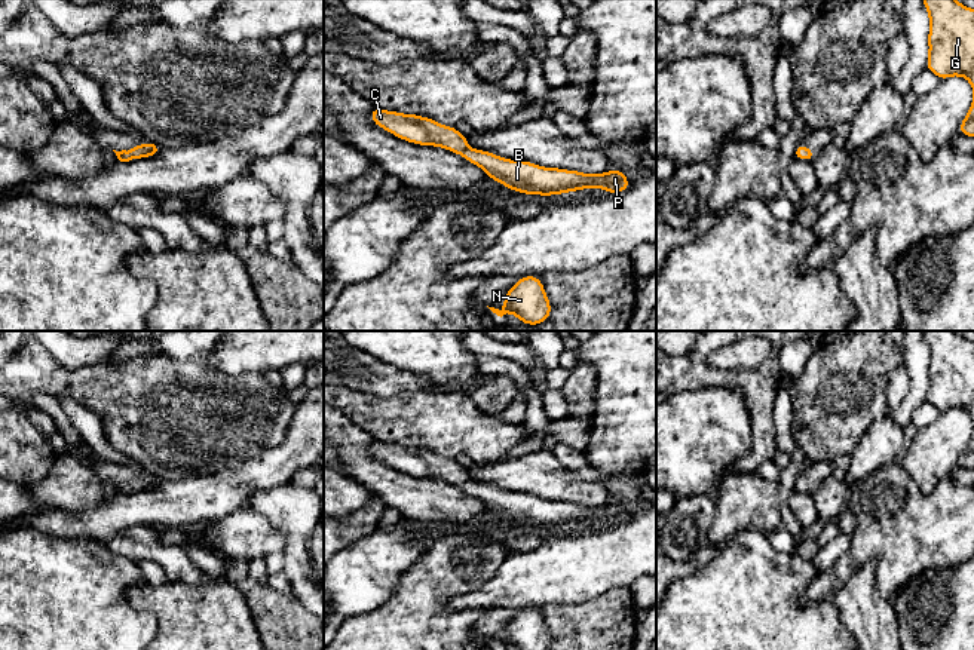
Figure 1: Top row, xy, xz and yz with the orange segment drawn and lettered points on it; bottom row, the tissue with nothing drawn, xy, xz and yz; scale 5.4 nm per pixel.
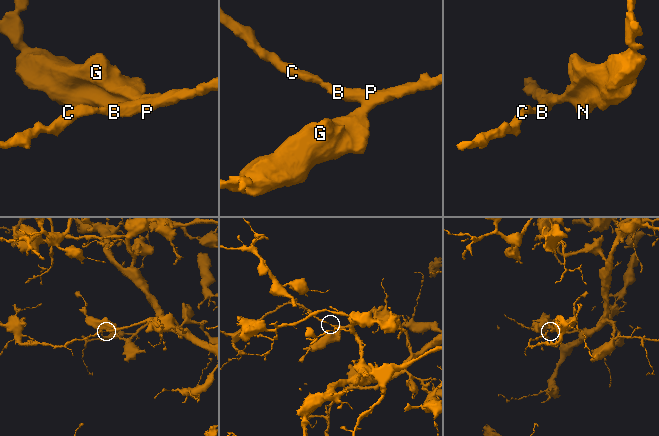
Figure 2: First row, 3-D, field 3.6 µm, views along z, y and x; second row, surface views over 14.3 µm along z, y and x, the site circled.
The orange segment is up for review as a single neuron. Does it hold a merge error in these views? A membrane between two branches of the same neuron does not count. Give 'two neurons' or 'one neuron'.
one neuron

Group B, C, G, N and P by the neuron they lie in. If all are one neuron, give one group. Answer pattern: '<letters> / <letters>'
B C G N P

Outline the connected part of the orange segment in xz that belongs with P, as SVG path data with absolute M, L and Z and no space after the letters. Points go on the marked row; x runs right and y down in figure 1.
M373 105L370 119L392 135L419 145L435 145L460 154L480 166L491 180L524 193L552 196L582 188L604 188L612 196L625 191L631 183L624 171L584 174L560 168L543 168L526 160L509 160L490 151L468 147L468 139L453 126L444 126L429 117L380 110Z

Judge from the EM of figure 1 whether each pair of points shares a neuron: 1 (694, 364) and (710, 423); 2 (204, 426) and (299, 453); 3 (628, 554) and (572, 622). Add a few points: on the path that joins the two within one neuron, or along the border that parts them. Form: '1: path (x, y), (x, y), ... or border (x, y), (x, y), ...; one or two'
1: border (735, 386), (685, 389), (671, 396); two
2: border (293, 417), (287, 435), (275, 447), (244, 462); two
3: border (622, 586), (606, 589), (582, 603), (556, 604); two

